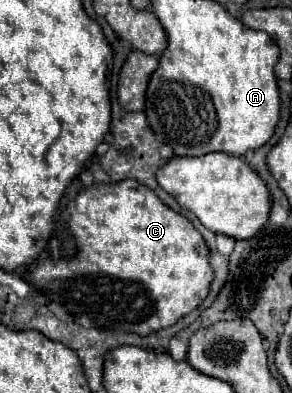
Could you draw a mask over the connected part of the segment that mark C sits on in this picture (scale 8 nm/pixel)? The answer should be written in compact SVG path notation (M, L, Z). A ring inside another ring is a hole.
M136 178L106 184L106 190L104 186L82 190L76 200L68 202L68 214L68 226L78 242L80 252L72 260L44 260L34 270L26 272L26 276L32 288L42 292L46 300L64 304L74 314L74 320L82 326L148 336L176 324L176 320L196 310L208 296L214 270L210 266L210 250L206 240L184 214L168 208Z

